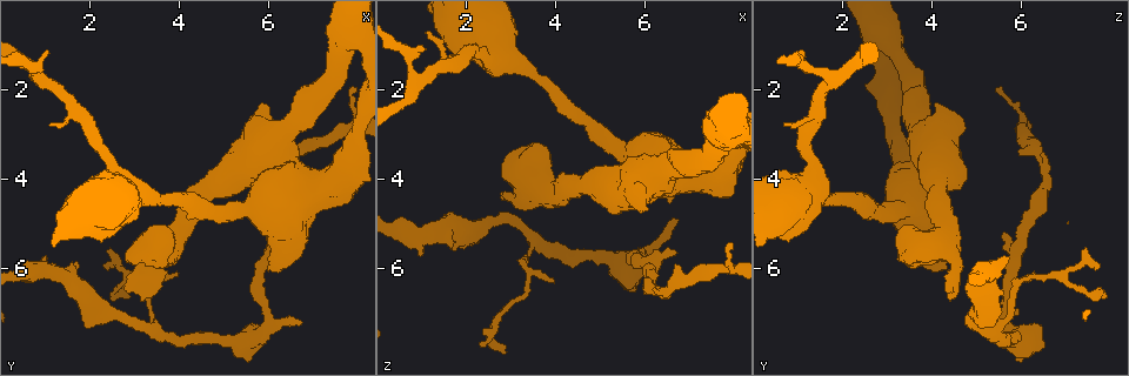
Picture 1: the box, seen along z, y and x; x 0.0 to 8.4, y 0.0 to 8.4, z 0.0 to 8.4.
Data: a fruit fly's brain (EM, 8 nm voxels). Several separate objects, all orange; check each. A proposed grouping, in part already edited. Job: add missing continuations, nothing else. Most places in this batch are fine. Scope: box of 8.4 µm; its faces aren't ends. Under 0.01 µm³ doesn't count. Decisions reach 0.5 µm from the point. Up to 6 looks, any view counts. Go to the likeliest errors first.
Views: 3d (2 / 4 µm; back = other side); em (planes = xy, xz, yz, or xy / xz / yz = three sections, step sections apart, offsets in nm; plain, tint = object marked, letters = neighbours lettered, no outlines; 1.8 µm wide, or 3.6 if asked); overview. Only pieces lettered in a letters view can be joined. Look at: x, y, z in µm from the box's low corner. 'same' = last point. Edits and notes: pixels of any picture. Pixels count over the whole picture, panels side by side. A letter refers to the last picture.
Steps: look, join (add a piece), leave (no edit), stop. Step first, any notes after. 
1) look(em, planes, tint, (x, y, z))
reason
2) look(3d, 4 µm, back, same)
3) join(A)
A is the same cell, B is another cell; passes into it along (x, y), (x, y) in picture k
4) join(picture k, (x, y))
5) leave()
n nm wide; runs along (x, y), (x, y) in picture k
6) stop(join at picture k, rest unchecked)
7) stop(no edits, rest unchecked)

look(em, planes, letters, (6.70, 5.35, 5.65))
free end

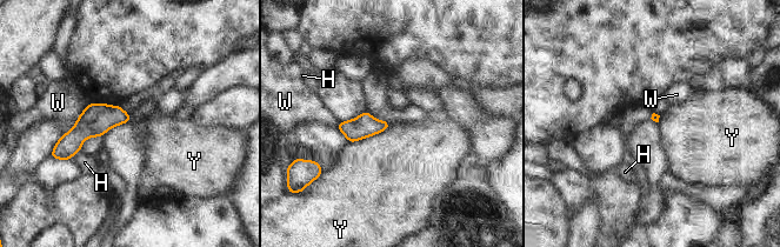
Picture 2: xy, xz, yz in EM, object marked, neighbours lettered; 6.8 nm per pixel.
leave()
H, W and Y are other cells; border along (391, 126), (350, 144) in picture 2; no lettered piece goes on from it

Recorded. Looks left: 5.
look(3d, 4 µm, (4.00, 6.10, 6.35))
an open end

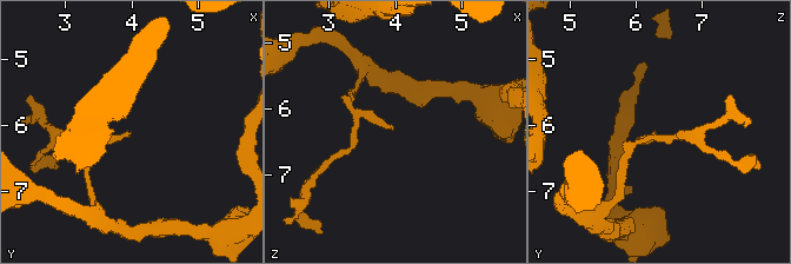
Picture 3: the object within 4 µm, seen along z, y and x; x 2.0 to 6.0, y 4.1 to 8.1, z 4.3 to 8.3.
look(em, planes, letters, (3.95, 6.15, 6.30))

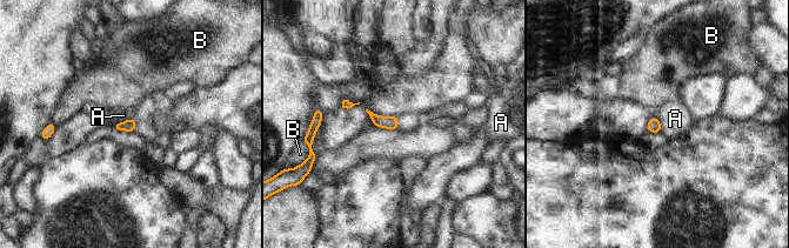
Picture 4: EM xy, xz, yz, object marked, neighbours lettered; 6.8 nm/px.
leave()
80 nm wide; A and B are other cells; border along (375, 125), (382, 128), (396, 129) in picture 4; no lettered piece goes on from it

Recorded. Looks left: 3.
look(em, planes, letters, (2.85, 6.55, 4.30))
branch stops here

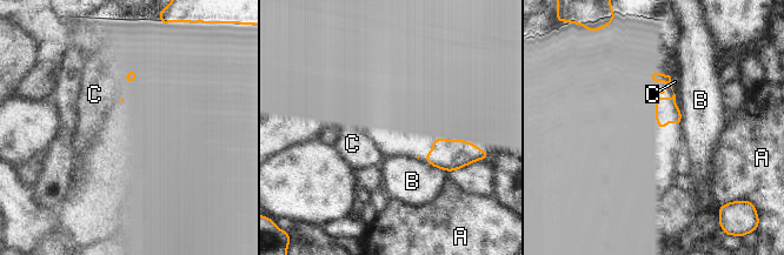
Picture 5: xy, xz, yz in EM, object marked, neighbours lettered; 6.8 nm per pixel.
leave()
A, B and C are other cells; no lettered piece goes on from it

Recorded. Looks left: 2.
stop(no edits, rest unchecked)

